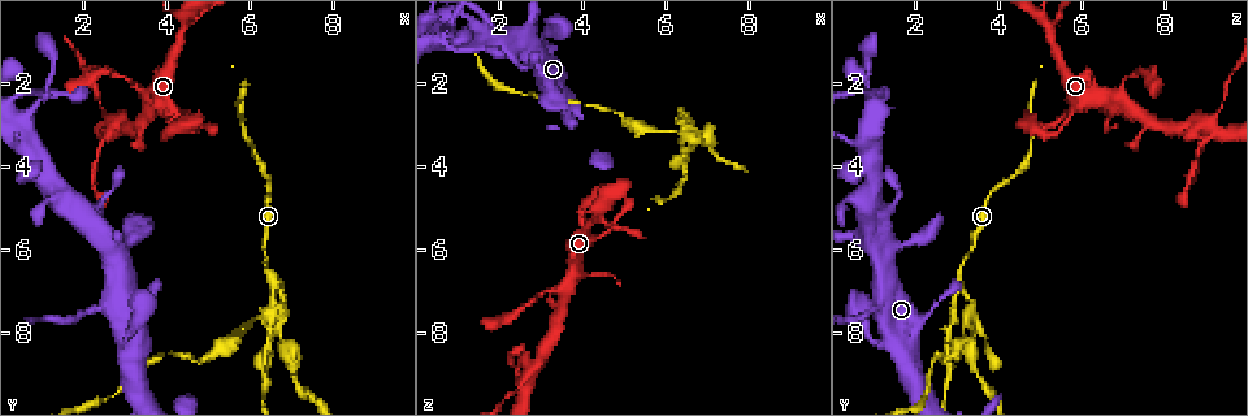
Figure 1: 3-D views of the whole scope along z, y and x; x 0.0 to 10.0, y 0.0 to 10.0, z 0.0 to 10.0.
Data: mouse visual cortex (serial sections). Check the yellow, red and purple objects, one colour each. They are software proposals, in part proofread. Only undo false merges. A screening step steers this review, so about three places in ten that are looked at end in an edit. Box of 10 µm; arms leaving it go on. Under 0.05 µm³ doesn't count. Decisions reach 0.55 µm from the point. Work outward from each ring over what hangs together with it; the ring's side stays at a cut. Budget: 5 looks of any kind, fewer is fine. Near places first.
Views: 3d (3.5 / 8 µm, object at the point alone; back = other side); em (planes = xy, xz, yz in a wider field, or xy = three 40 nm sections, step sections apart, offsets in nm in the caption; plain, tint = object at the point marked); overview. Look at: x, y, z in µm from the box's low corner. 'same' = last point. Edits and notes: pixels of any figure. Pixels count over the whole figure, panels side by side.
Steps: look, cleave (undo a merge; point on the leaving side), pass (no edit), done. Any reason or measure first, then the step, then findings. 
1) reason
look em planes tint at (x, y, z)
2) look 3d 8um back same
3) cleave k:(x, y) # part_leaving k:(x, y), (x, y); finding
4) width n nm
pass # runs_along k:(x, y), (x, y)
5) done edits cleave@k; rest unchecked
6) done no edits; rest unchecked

four-way junction
look 3d 3.5um at (6.65, 7.50, 3.30)

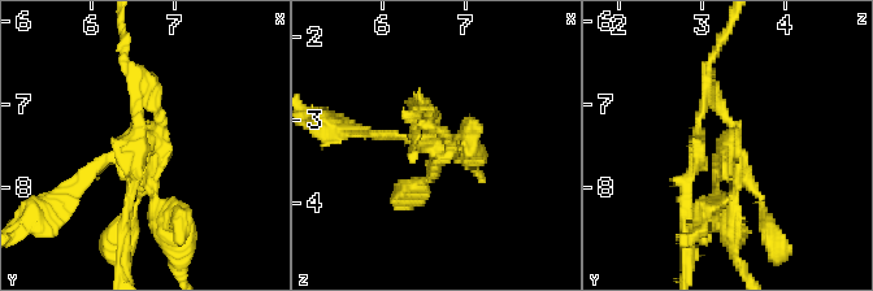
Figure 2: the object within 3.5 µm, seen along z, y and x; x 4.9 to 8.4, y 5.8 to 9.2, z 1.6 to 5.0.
arms 4; arm_widths 100, 100, 150, 150 nm; now the EM
look em xy step 2 tint at (6.65, 7.45, 3.30)

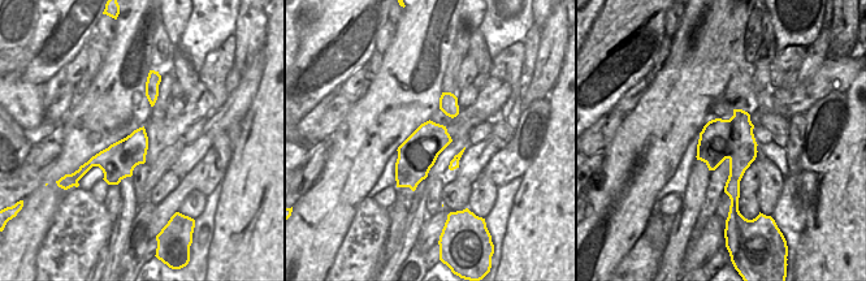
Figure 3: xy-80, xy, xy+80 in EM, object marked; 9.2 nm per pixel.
cleave 2:(735, 144) # part_leaving 2:(713, 98), (734, 126), (734, 205); two cells meet here

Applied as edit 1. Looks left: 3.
looks like a crossing
look 3d 3.5um at (4.40, 0.65, 5.25)

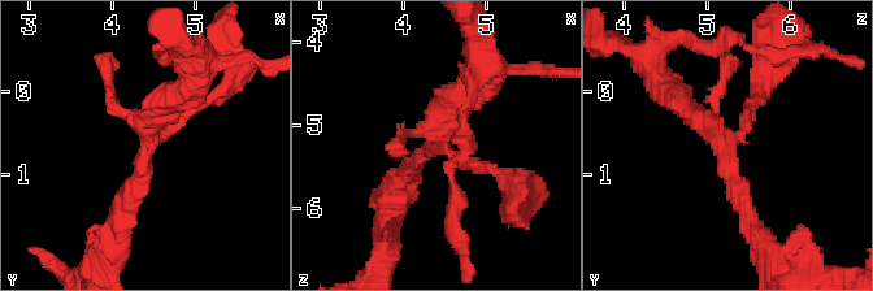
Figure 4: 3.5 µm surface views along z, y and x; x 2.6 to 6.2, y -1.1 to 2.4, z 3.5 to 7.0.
arm_widths 150, 150, 200, 300 nm
pass # runs_along 4:(748, 217), (725, 144), (672, 92); all the same cell

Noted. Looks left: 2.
done edits cleave@2; rest unchecked

